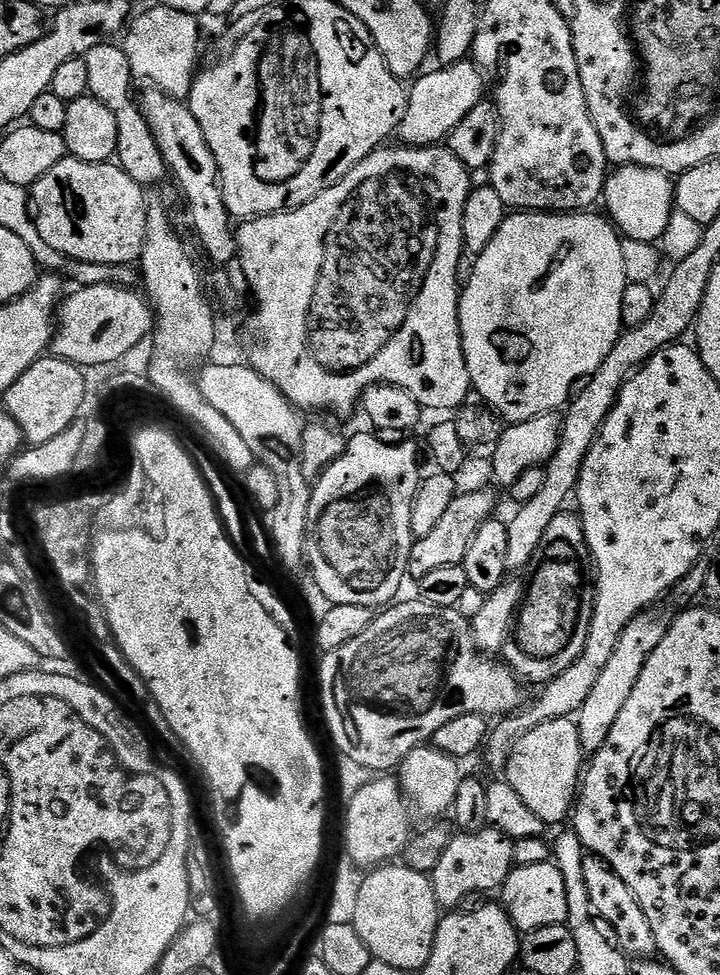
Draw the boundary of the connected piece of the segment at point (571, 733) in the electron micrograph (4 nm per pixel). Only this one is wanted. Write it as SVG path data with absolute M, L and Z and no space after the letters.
M559 716L557 720L533 723L529 728L532 728L529 732L515 737L502 772L522 802L526 802L546 826L560 824L567 816L569 819L573 811L586 764L586 753L579 742L579 726L575 719Z

